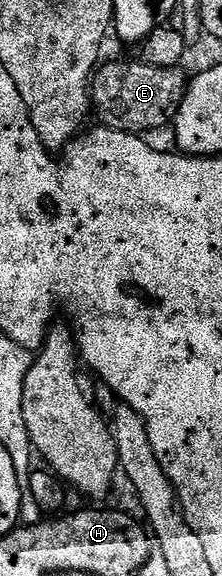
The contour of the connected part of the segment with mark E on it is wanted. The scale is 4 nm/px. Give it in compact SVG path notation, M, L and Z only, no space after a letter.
M140 59L129 65L124 61L107 61L97 68L90 86L90 105L103 128L149 135L155 129L164 129L167 125L169 128L175 122L190 80L183 68L154 67Z

